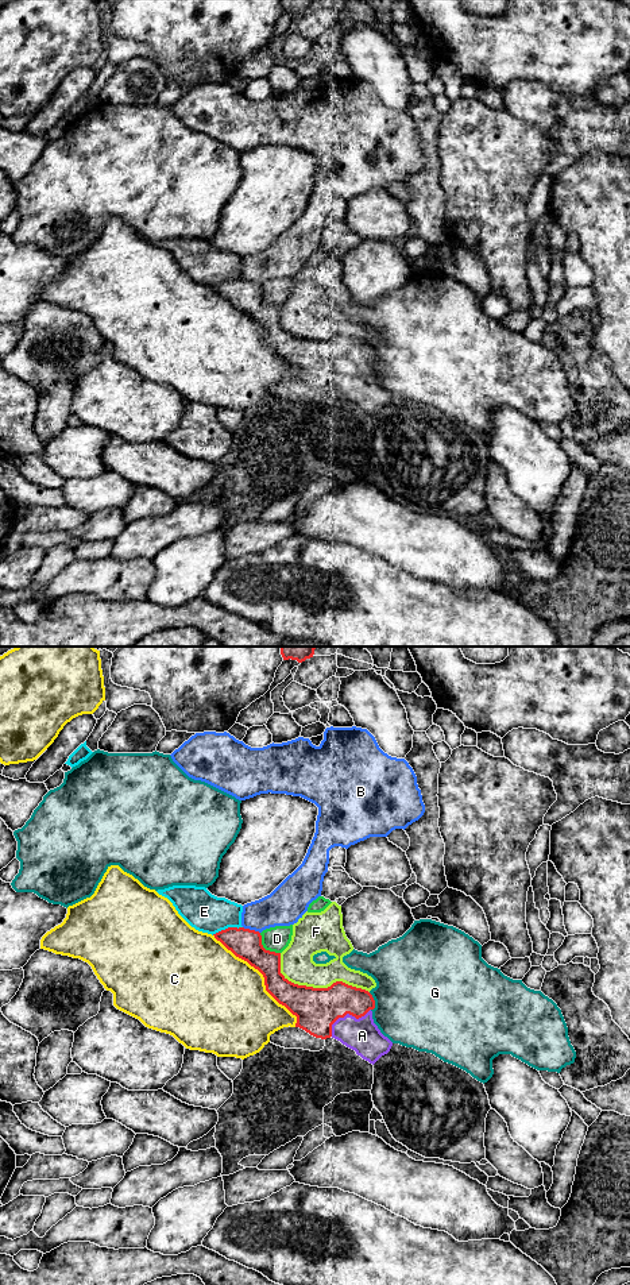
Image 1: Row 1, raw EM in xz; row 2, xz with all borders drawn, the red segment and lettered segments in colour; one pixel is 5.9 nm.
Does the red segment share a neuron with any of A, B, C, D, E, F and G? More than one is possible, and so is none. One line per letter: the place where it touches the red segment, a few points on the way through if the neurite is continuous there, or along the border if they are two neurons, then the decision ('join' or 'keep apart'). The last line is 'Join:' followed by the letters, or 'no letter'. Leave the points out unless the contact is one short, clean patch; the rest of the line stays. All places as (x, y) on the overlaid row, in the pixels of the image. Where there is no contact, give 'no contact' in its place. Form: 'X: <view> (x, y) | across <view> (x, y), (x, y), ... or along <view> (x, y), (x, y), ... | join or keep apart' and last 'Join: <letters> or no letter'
A: xz (346, 1014) | join
B: xz (251, 930) | along xz (243, 926), (259, 933) | keep apart
C: xz (263, 976) | keep apart
D: xz (263, 948) | keep apart
E: xz (228, 927) | keep apart
F: xz (316, 988) | keep apart
G: xz (374, 1002) | keep apart
Join: A

